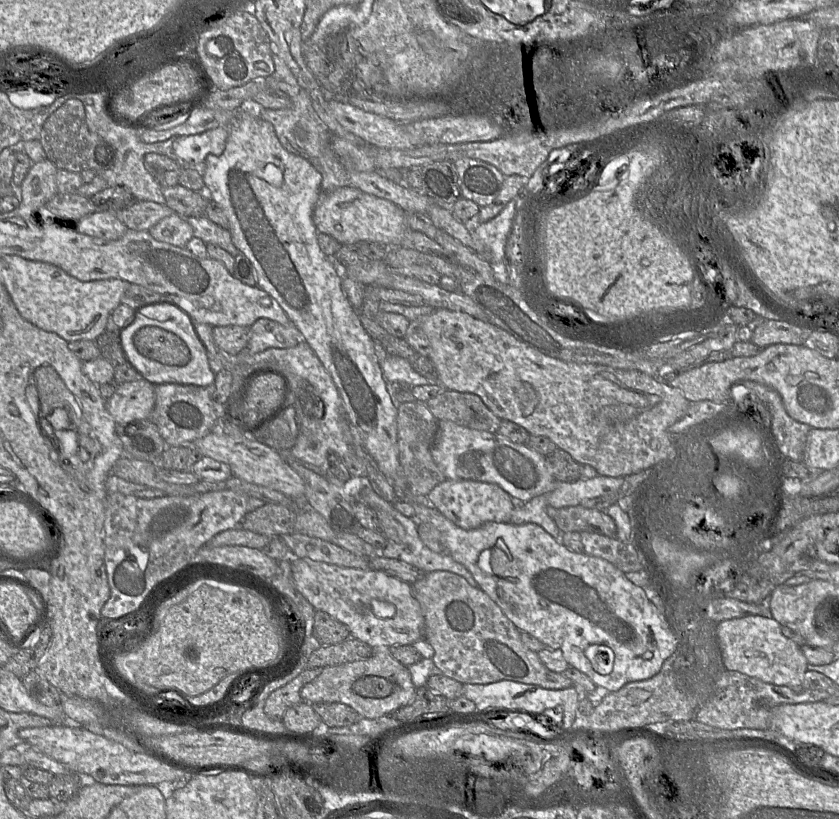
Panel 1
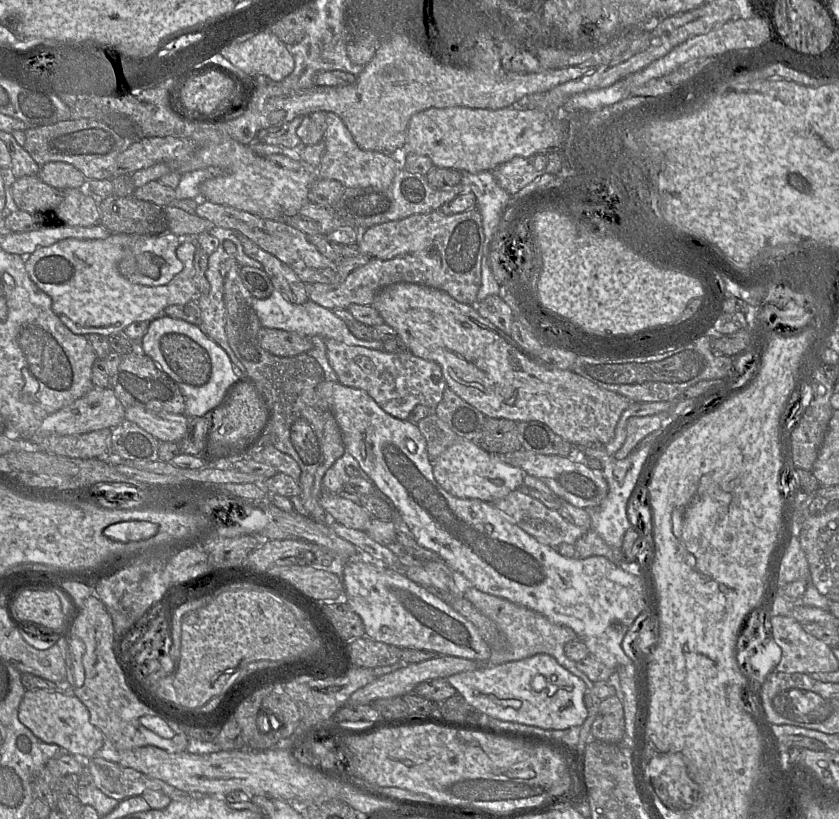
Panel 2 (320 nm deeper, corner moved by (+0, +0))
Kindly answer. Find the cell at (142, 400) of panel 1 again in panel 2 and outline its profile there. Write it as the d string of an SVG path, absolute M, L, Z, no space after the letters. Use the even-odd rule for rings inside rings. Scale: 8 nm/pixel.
M93 387L72 404L48 415L42 421L41 430L44 433L77 435L113 429L125 420L125 409L111 387Z

